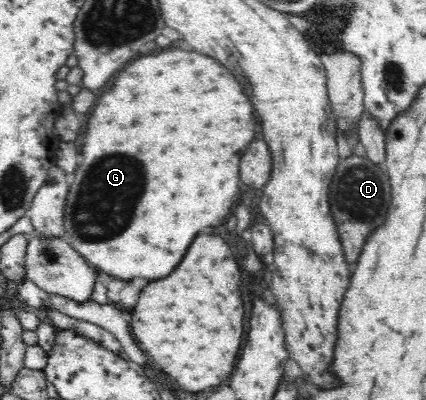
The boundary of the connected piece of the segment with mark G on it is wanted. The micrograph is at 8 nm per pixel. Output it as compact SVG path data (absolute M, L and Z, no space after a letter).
M169 49L159 53L157 57L141 57L127 65L115 79L115 83L99 97L97 105L94 105L93 113L87 121L85 133L85 145L80 154L80 163L73 174L73 180L67 195L65 205L65 231L74 239L76 250L89 262L93 268L98 267L108 275L115 276L116 282L126 283L135 277L145 279L161 279L171 273L175 265L179 265L179 259L183 259L183 253L187 253L193 239L203 233L207 227L221 225L227 215L231 213L233 203L239 195L239 163L247 147L257 139L257 121L253 117L253 103L247 97L243 85L235 75L223 67L217 59L195 53L195 51L181 51L181 49Z

